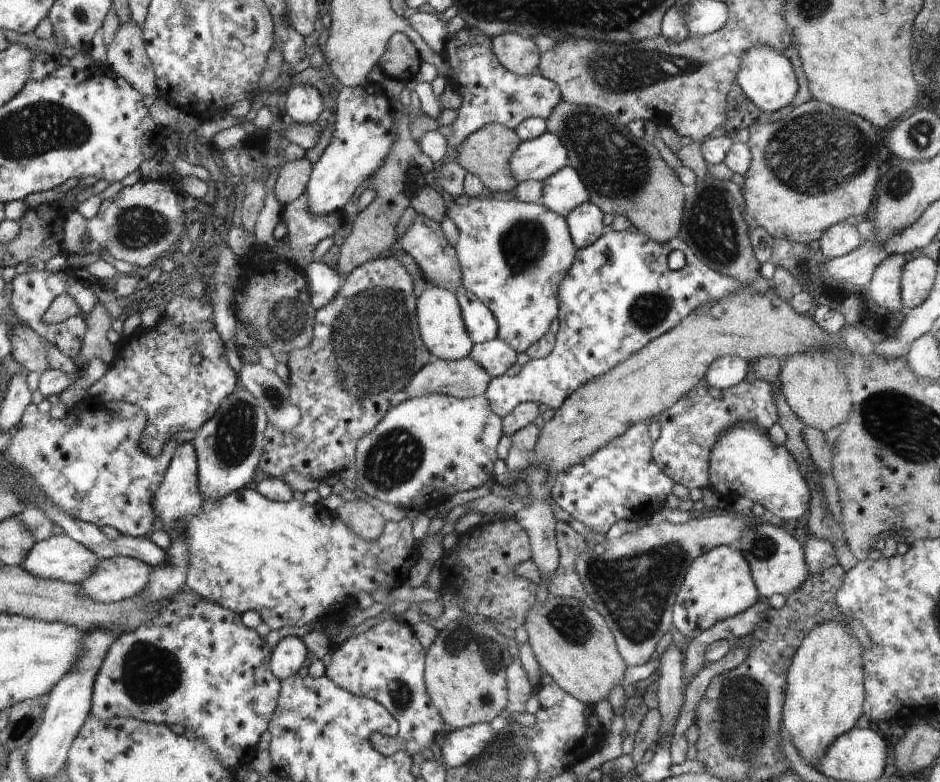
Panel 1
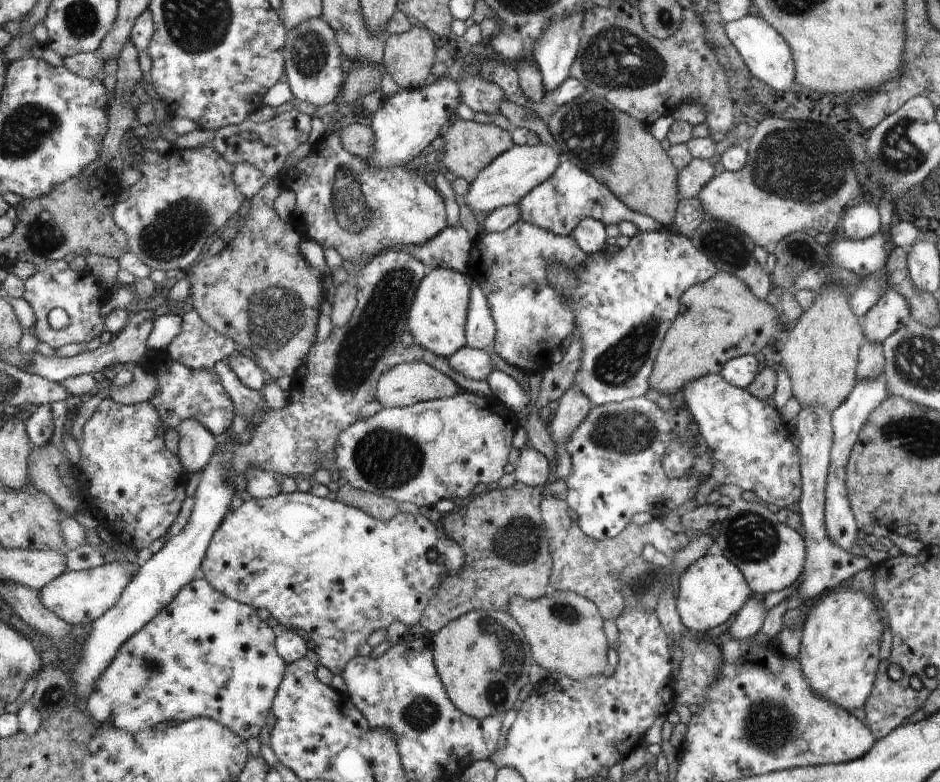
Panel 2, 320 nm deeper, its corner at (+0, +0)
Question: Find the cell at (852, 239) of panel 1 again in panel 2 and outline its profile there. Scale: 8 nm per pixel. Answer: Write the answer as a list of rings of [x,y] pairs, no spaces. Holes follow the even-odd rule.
[[[862,197],[847,208],[839,225],[844,234],[855,241],[874,236],[881,230],[877,201]]]

